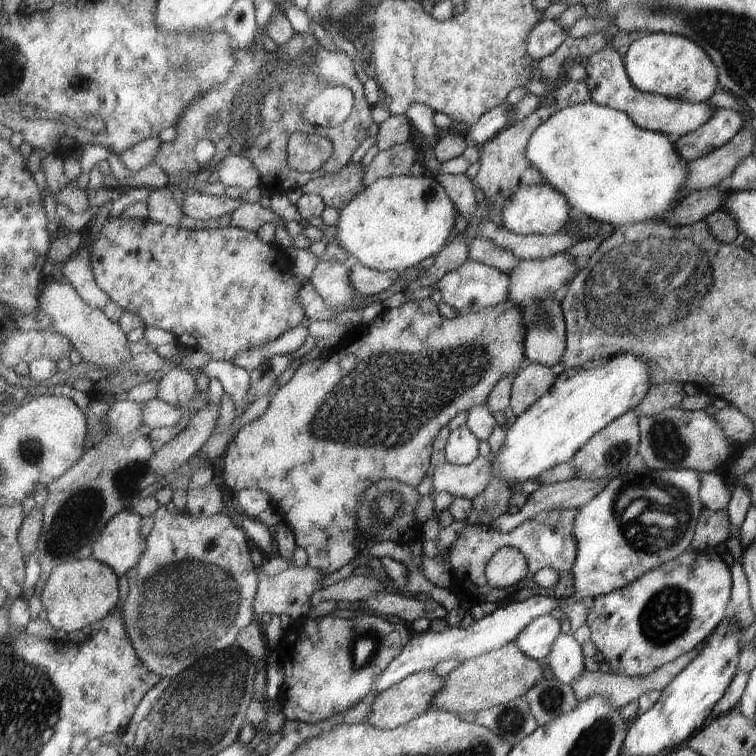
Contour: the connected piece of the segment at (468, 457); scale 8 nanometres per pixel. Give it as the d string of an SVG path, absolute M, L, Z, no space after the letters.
M466 425L451 431L445 450L446 461L453 465L471 465L479 457L479 441Z

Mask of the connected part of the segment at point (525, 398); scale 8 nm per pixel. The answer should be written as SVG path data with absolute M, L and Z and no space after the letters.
M530 363L517 372L510 385L510 402L513 416L527 411L545 392L548 392L556 376L549 367Z

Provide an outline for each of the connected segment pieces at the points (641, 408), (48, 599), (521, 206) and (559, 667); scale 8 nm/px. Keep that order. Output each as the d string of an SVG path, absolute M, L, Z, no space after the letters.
M662 383L649 387L640 404L634 407L638 416L657 416L666 409L678 408L681 398L685 396L681 386L676 383Z
M94 557L89 559L73 560L58 565L51 574L47 587L40 597L43 609L47 612L47 620L60 635L75 632L89 632L101 625L107 616L119 608L119 576L107 565Z
M551 186L521 187L508 199L501 210L504 229L517 235L553 235L563 231L570 222L570 207L565 198Z
M560 633L547 657L553 677L563 685L571 685L583 672L583 654L571 634Z

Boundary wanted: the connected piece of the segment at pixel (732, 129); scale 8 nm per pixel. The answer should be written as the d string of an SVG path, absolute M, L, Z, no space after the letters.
M715 107L715 110L712 110L712 116L702 126L699 126L699 128L684 136L673 138L674 151L677 152L682 160L689 163L690 161L695 161L696 159L706 156L709 152L714 152L717 148L729 142L729 140L733 139L733 136L739 133L740 129L742 129L742 126L739 113Z

